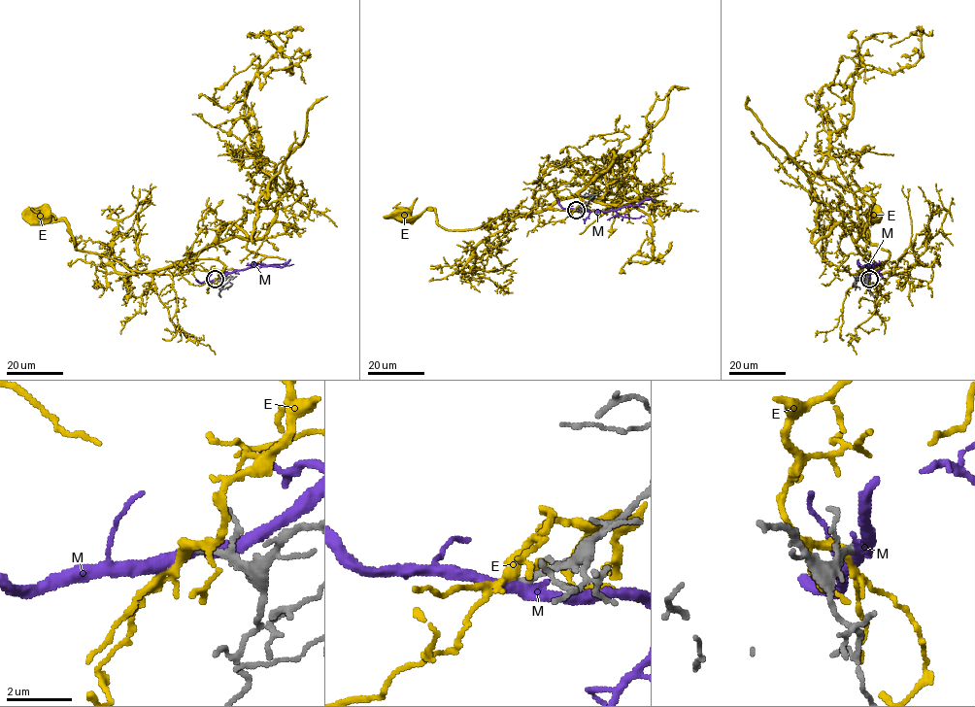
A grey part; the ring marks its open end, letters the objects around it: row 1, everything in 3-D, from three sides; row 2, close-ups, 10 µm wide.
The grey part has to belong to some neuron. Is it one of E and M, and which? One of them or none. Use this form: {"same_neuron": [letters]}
{"same_neuron": []}

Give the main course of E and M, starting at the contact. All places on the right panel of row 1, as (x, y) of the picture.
E: (868, 280), (862, 276), (867, 259), (879, 270), (890, 253), (869, 241), (867, 222), (875, 214)
M: (869, 280), (870, 269), (857, 266), (861, 264)

